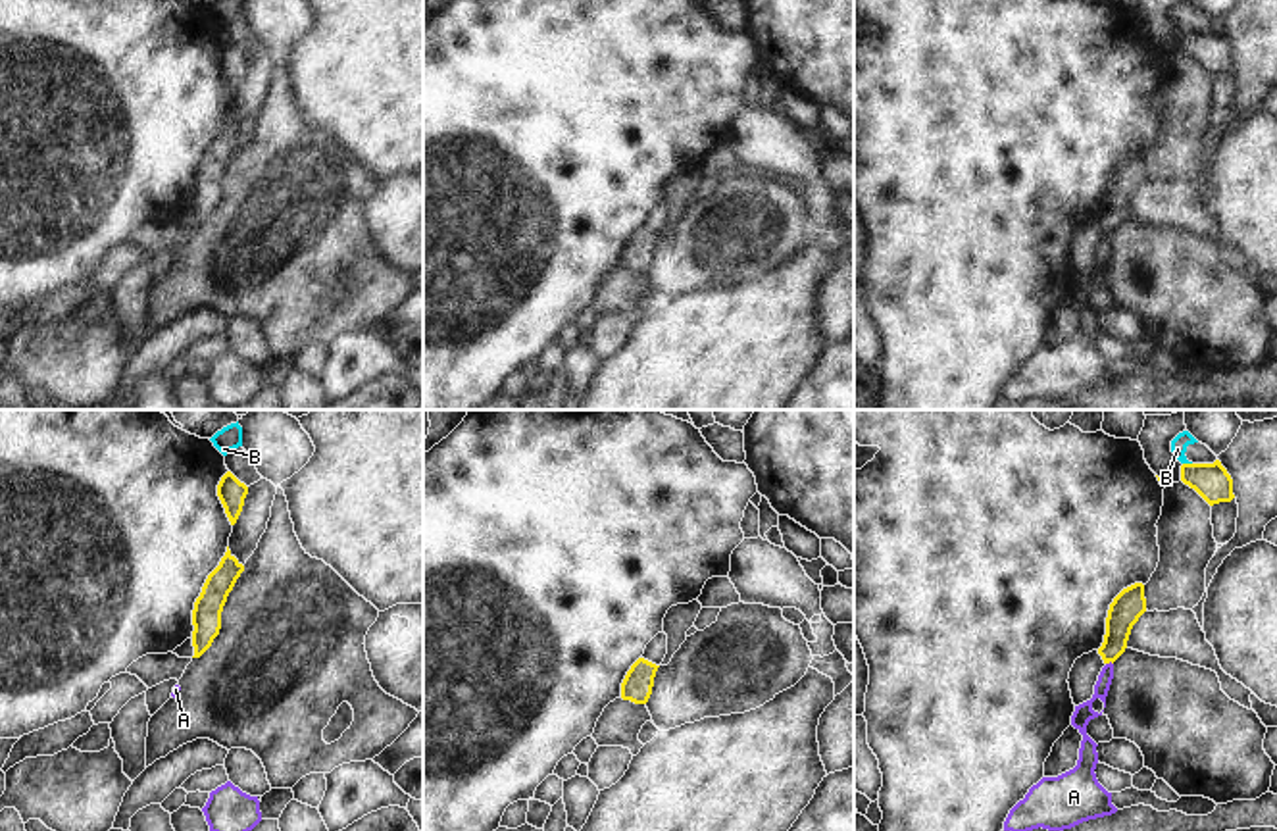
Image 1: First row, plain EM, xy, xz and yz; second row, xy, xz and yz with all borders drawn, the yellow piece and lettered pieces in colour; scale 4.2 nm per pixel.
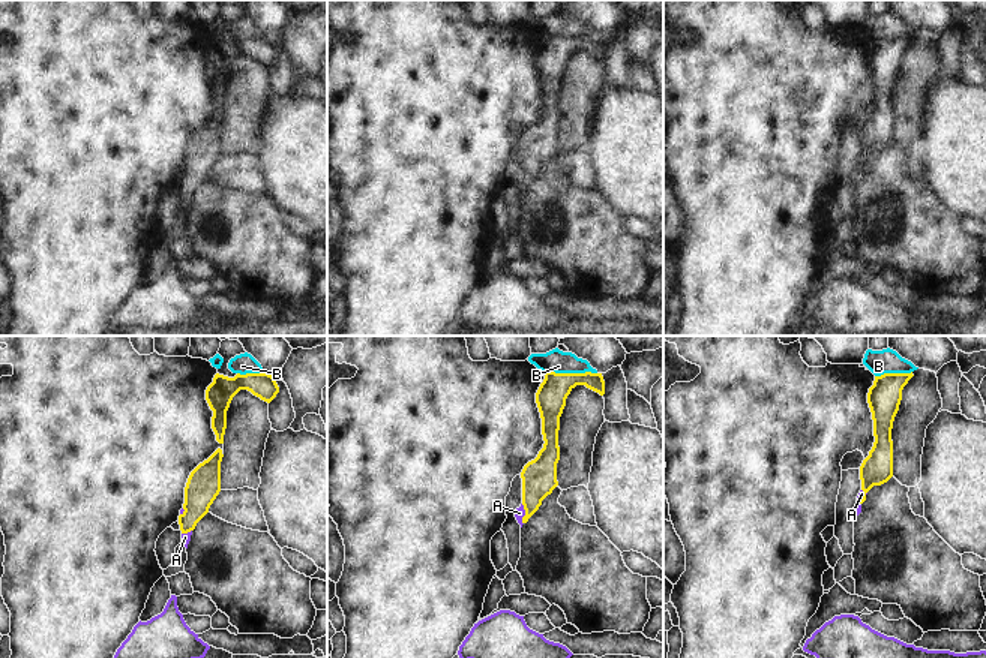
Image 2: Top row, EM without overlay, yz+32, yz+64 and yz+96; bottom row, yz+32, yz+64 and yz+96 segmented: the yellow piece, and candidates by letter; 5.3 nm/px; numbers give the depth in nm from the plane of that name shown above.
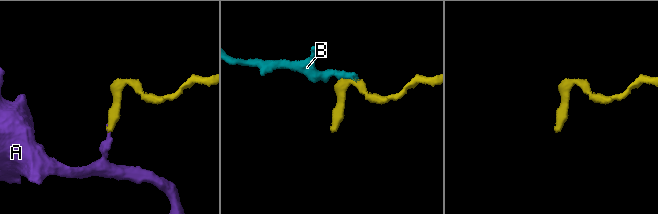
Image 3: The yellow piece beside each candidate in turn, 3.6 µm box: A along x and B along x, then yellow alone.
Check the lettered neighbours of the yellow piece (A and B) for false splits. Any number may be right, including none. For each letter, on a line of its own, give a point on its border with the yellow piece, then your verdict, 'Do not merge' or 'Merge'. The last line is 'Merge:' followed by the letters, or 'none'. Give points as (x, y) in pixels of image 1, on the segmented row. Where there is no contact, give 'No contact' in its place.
A: Touches yellow at yz (1108, 662). Merge
B: Touches yellow at yz (1187, 464). Do not merge
Merge: A

